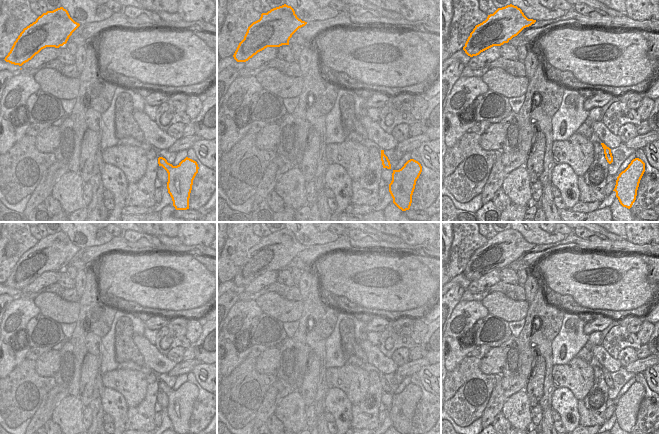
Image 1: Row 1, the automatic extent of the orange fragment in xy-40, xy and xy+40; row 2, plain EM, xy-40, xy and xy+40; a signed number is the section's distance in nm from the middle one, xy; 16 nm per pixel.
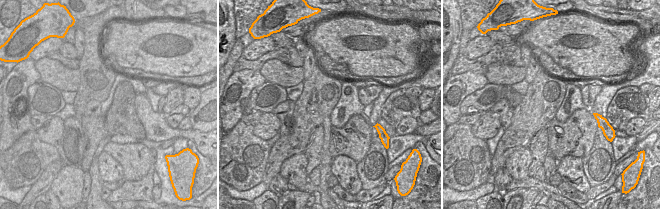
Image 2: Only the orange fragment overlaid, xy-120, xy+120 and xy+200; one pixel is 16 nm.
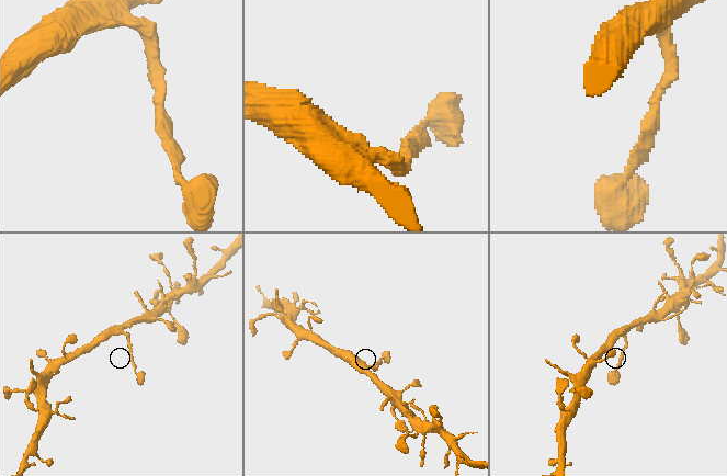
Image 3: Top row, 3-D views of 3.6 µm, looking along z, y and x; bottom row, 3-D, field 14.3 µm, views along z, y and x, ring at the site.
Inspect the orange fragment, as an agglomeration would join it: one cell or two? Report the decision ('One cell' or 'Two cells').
One cell.

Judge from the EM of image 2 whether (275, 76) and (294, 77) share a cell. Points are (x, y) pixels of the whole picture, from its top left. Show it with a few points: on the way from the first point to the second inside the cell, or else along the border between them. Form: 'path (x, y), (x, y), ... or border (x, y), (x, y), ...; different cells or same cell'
path (280, 76), (289, 76); same cell

